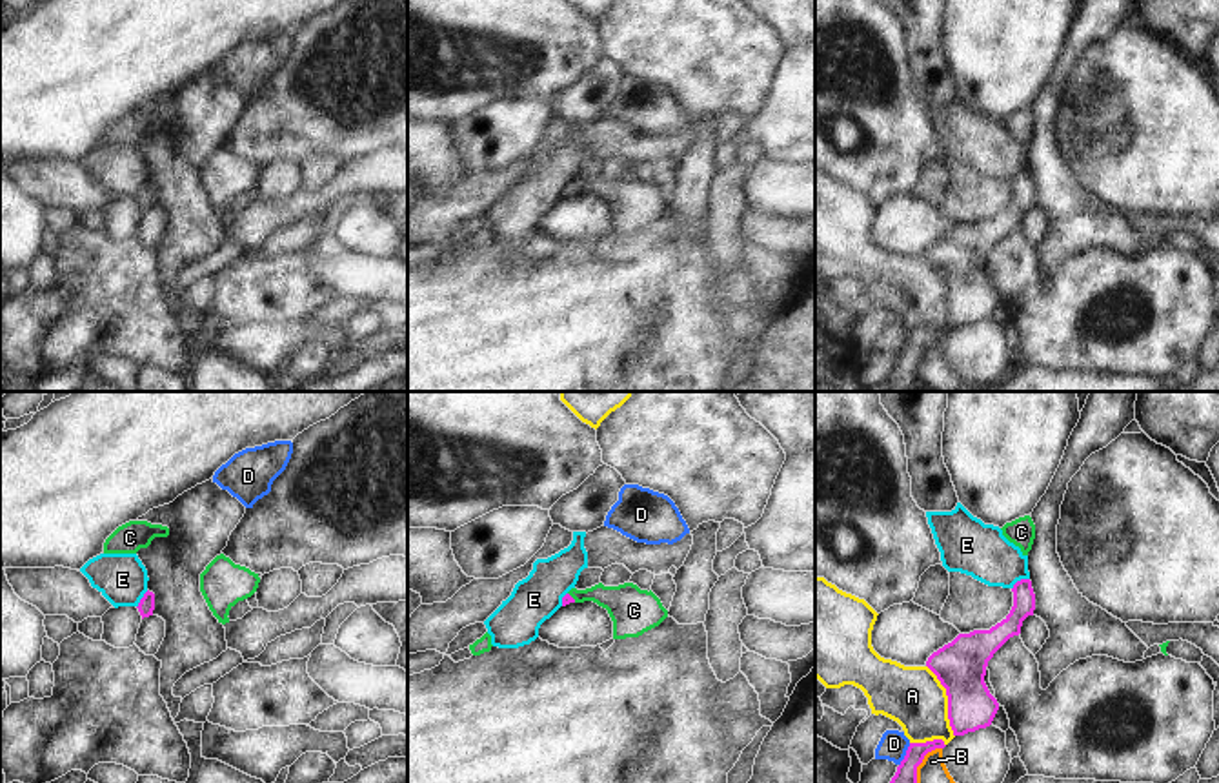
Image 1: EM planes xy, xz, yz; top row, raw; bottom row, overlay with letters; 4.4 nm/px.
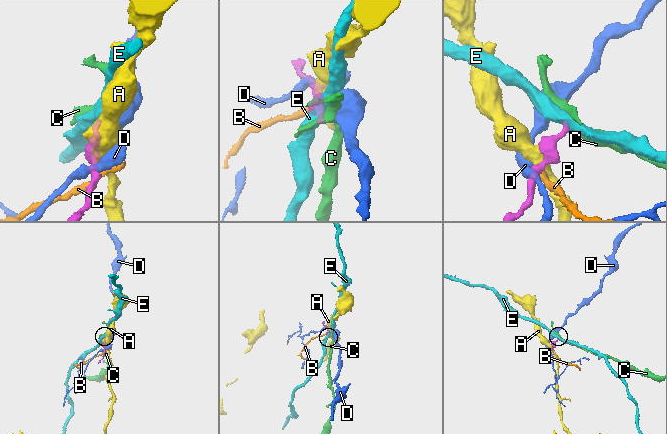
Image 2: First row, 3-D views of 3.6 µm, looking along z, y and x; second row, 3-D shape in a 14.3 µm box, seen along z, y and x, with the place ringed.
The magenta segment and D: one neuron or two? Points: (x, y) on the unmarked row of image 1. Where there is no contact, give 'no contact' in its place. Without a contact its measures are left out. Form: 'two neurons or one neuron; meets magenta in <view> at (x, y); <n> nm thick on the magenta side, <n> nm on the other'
two neurons; meets magenta in yz at (906, 346); 110 nm thick on the magenta side, 120 nm on the other

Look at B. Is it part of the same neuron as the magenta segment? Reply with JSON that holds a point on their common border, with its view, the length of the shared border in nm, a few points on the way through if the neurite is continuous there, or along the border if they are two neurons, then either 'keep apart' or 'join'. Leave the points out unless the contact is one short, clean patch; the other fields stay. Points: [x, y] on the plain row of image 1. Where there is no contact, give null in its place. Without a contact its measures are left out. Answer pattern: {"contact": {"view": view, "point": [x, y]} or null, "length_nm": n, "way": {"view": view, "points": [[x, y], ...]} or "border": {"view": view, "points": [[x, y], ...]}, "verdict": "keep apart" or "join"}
{"contact": {"view": "yz", "point": [921, 354]}, "length_nm": 200, "border": {"view": "yz", "points": [[941, 339], [925, 348], [917, 359], [916, 377]]}, "verdict": "keep apart"}

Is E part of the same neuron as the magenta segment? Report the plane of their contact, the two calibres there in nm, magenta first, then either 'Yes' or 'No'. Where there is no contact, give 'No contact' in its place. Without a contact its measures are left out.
Touches magenta in yz. Thickness 100 nm (magenta) against 240 nm. No

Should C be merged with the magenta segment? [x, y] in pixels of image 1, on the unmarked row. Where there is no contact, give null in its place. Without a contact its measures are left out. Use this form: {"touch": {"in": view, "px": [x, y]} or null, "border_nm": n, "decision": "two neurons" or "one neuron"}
{"touch": {"in": "xz", "px": [572, 190]}, "border_nm": 60, "decision": "one neuron"}

